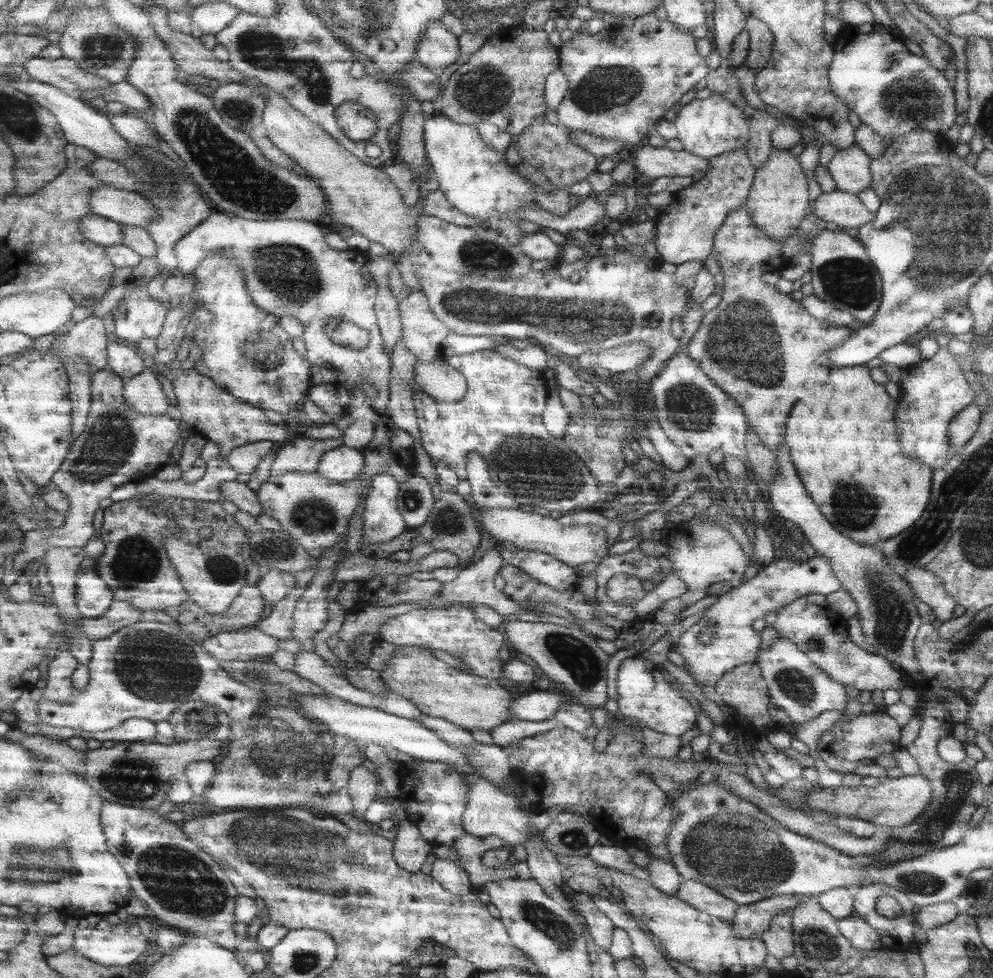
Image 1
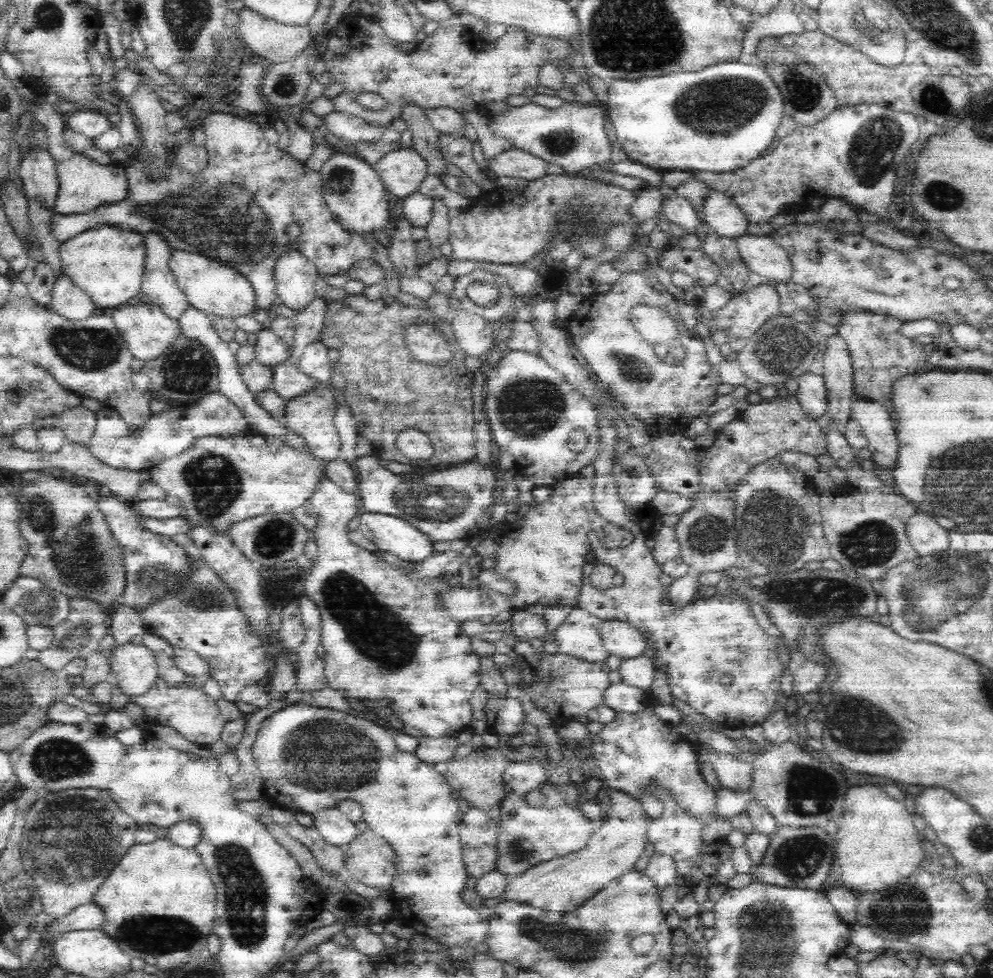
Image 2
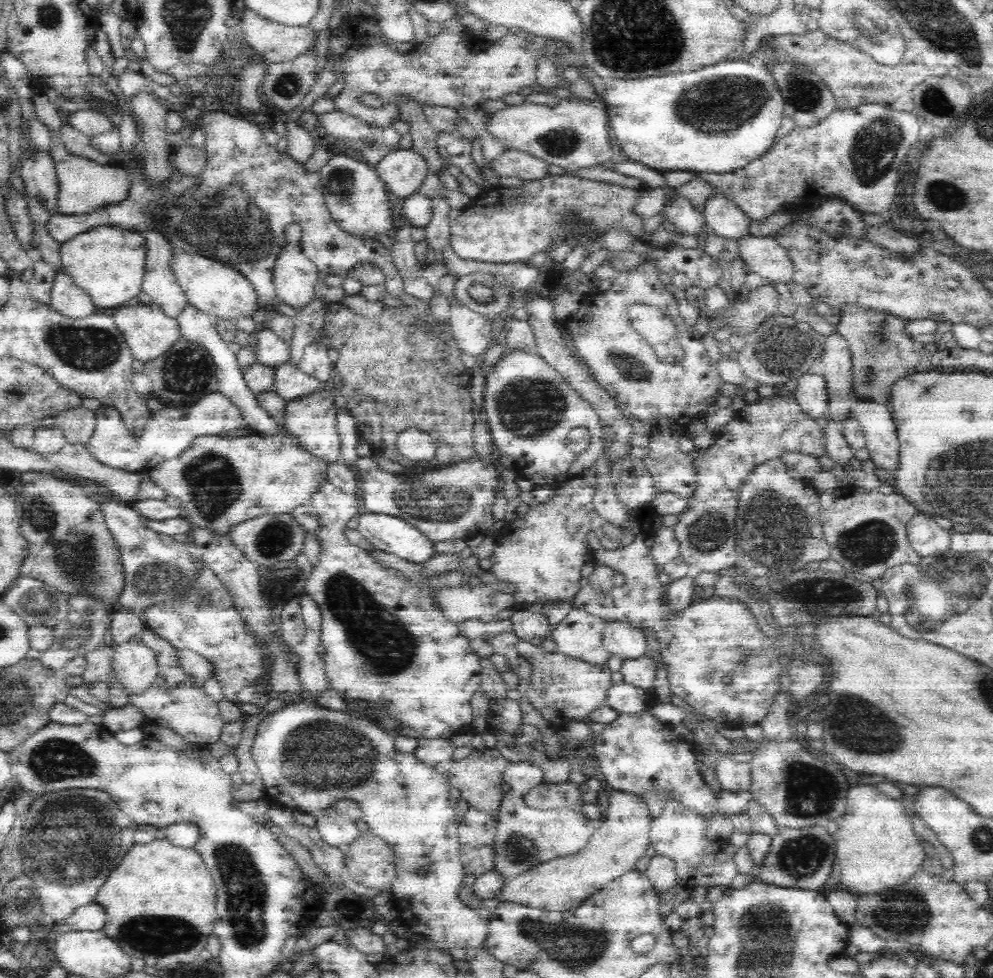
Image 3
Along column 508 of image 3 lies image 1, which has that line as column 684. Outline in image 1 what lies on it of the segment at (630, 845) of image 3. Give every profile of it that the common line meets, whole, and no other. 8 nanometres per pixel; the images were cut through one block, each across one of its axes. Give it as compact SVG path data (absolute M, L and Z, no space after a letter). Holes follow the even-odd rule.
M682 880L674 896L695 910L718 919L731 920L737 908L732 900L693 880Z

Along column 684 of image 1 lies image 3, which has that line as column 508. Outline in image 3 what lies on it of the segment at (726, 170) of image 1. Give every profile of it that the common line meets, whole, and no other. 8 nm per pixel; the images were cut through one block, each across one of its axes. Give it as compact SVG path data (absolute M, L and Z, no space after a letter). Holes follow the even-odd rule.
M548 176L538 181L525 181L519 188L503 188L499 185L494 189L482 191L464 206L459 217L450 223L451 250L462 260L505 264L508 262L528 261L534 254L550 250L555 244L573 246L576 240L592 238L610 232L610 230L626 231L639 241L644 234L646 218L636 212L638 201L644 191L650 191L646 185L636 188L606 184L592 180L565 176Z

